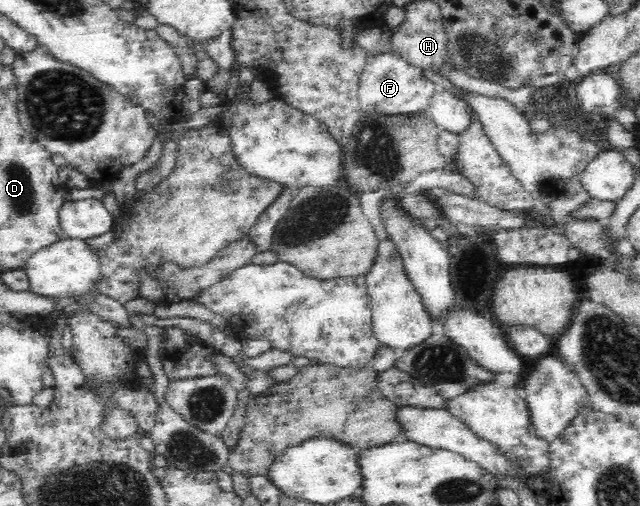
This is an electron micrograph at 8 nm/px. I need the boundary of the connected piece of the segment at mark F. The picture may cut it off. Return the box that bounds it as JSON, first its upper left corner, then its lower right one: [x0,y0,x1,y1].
[358,52,435,115]

